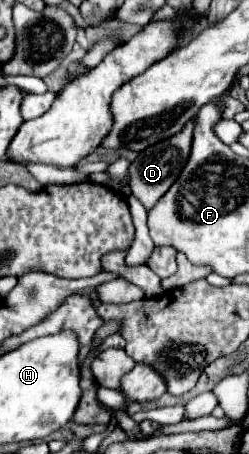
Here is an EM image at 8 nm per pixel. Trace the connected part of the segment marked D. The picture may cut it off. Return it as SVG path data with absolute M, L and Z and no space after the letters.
M195 117L189 119L179 133L171 135L165 141L159 141L155 145L151 145L149 149L141 151L137 155L137 159L131 161L131 165L129 165L129 187L131 187L131 195L137 197L145 205L145 209L151 209L165 195L165 191L177 181L177 177L181 175L181 169L185 167L185 163L187 163L187 159L191 155L193 129L195 129Z

